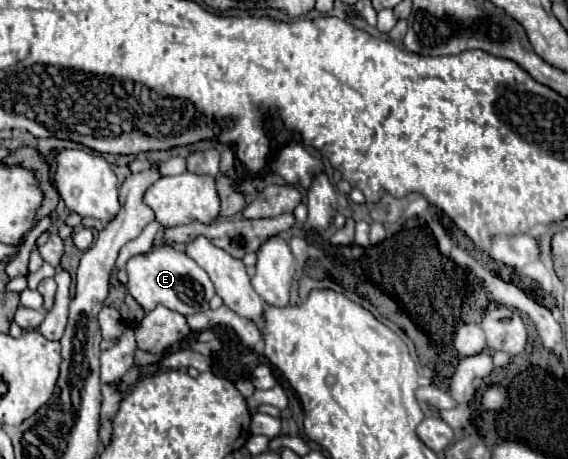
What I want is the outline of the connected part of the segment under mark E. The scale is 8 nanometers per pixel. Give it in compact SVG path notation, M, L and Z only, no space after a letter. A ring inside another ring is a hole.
M161 244L145 254L137 254L127 262L129 274L129 294L143 306L145 312L151 312L157 304L179 312L183 316L193 316L205 312L209 308L209 300L215 296L215 288L207 276L207 272L197 266L185 252L175 250L173 246Z

